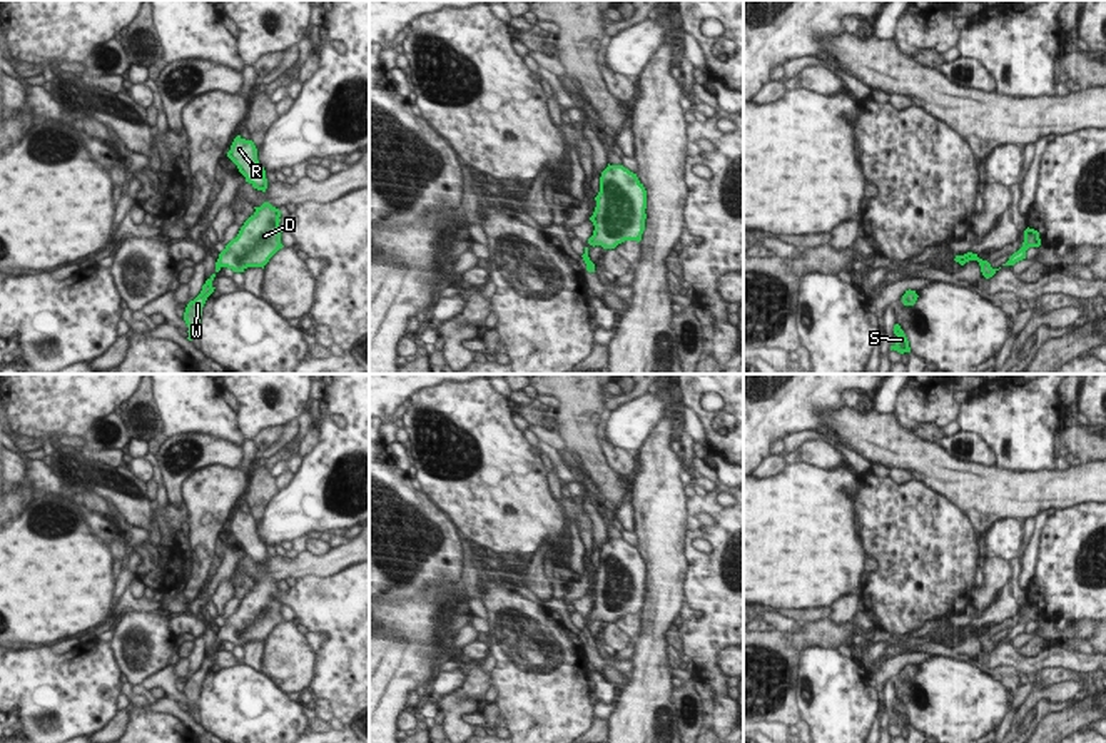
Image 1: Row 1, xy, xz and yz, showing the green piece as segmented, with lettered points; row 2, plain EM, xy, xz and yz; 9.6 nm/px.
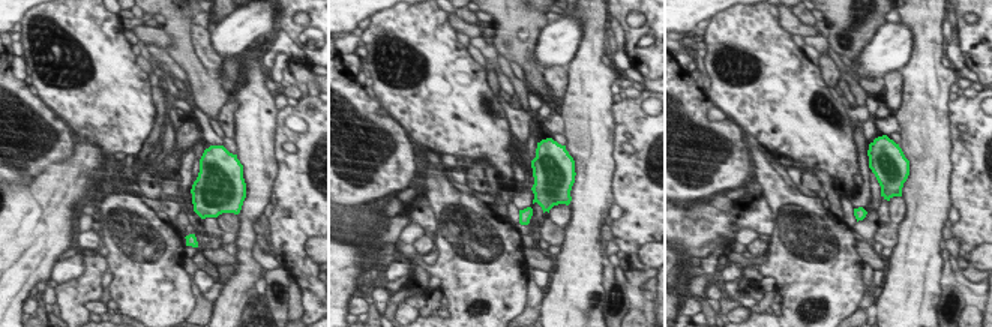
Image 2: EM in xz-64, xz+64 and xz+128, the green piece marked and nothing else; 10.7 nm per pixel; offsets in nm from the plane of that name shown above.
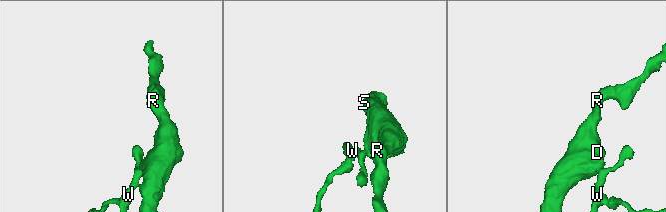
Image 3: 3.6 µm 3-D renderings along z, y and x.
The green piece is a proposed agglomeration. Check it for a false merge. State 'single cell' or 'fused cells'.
single cell

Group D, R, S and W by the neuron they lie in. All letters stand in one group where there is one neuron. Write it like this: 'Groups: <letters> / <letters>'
Groups: D R S W

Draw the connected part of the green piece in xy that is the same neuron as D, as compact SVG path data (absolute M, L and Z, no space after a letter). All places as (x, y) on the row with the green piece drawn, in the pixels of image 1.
M269 202L254 209L256 212L244 222L237 237L219 254L216 272L205 281L200 294L185 307L184 321L189 327L189 341L194 339L192 331L200 322L202 307L216 289L212 281L222 267L232 269L234 272L244 272L247 267L264 269L269 259L284 247L281 244L282 229L279 227L281 210Z

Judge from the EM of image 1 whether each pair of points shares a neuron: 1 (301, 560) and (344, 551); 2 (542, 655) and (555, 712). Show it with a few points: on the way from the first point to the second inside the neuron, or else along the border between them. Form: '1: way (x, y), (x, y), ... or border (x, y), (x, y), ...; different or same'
1: way (311, 563), (334, 561); same
2: way (542, 668), (545, 698); same

